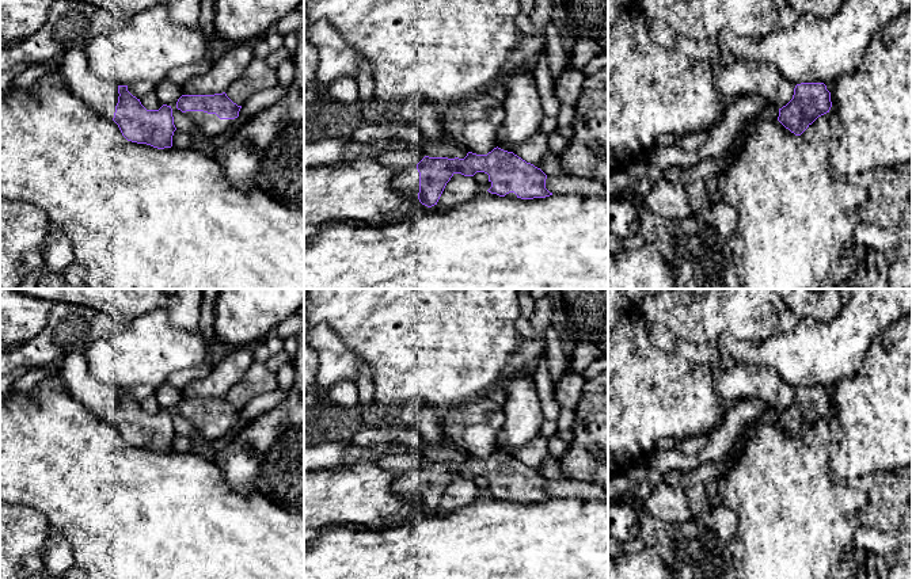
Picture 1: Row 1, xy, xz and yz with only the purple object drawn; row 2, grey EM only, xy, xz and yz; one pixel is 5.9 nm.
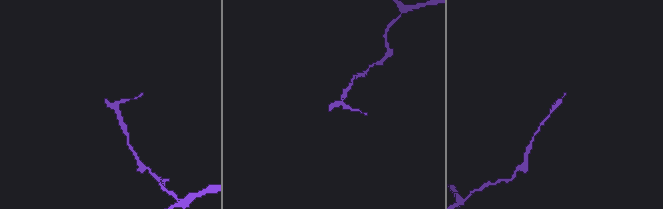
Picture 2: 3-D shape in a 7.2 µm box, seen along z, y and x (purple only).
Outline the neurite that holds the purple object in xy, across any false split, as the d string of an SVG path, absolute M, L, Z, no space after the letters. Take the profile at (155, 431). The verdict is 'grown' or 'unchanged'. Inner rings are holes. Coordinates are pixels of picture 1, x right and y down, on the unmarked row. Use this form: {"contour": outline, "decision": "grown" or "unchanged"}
{"contour": "M83 351L66 354L57 367L66 382L71 395L88 411L106 422L113 423L128 445L147 447L157 453L172 450L172 439L176 431L174 428L171 410L163 408L159 414L147 414L140 403L128 395L128 389L115 389L94 377L88 369Z", "decision": "grown"}

